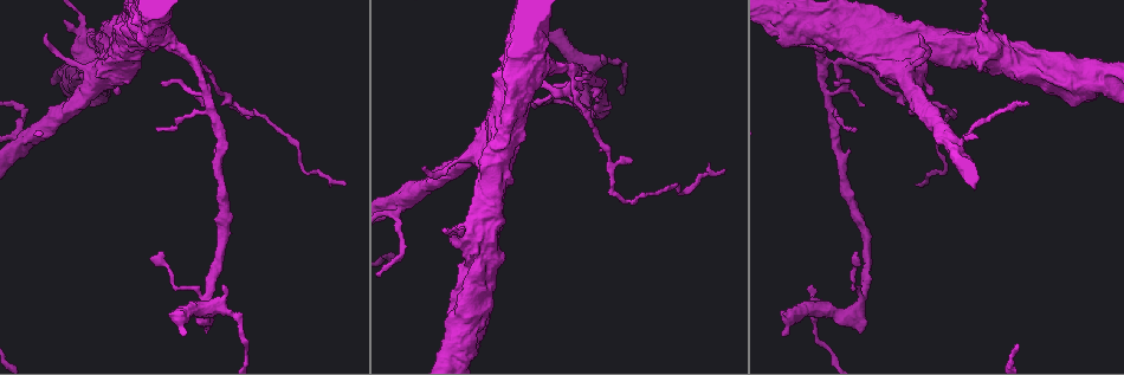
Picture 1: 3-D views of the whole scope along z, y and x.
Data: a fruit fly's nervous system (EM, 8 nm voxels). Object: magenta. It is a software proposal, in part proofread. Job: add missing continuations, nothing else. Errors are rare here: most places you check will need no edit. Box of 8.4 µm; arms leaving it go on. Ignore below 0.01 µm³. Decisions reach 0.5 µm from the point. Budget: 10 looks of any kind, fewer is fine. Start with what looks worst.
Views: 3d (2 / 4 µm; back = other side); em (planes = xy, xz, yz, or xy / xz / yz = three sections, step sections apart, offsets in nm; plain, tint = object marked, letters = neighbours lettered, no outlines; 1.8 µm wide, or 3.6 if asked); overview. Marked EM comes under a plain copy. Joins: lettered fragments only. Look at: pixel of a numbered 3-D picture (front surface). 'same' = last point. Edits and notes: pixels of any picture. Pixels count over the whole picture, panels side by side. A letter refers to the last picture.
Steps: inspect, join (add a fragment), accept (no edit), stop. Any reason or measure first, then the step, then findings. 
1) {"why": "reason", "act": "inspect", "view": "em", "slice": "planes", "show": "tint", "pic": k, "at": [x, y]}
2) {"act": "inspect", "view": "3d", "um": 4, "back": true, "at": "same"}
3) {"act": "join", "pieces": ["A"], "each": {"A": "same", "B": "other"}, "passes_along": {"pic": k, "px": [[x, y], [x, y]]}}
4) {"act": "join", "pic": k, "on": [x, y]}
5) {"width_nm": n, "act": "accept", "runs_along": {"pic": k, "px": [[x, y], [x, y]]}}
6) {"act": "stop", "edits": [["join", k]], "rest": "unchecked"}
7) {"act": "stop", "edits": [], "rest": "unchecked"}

{"why": "an open end", "act": "inspect", "view": "3d", "um": 2, "pic": 1, "at": [186, 333]}

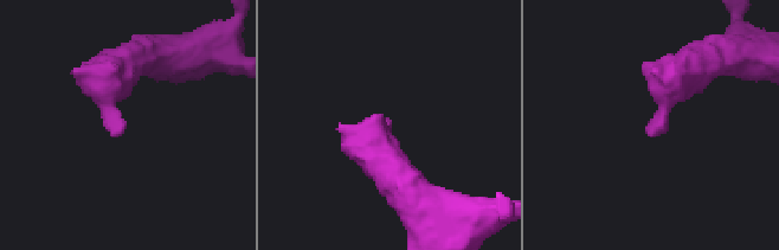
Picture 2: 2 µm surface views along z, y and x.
{"act": "inspect", "view": "em", "slice": "xy", "step": 16, "show": "tint", "pic": 2, "at": [650, 123]}

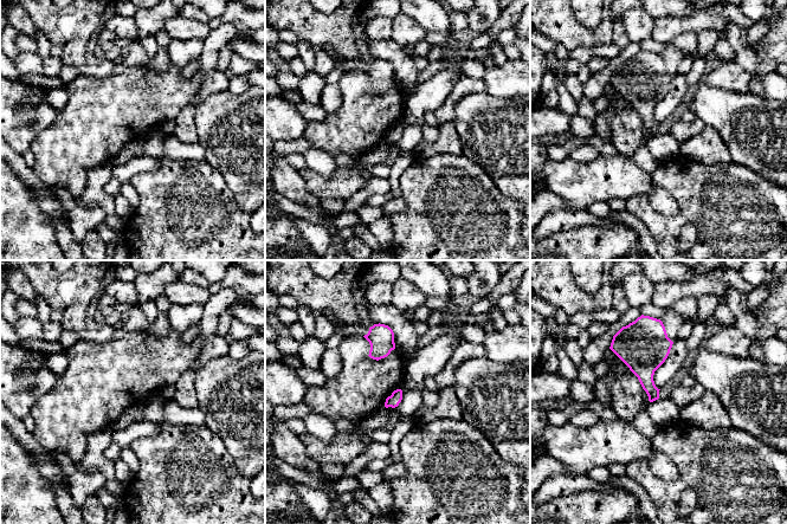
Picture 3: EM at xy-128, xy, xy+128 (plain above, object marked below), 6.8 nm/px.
{"act": "inspect", "view": "em", "slice": "planes", "show": "letters", "at": "same"}

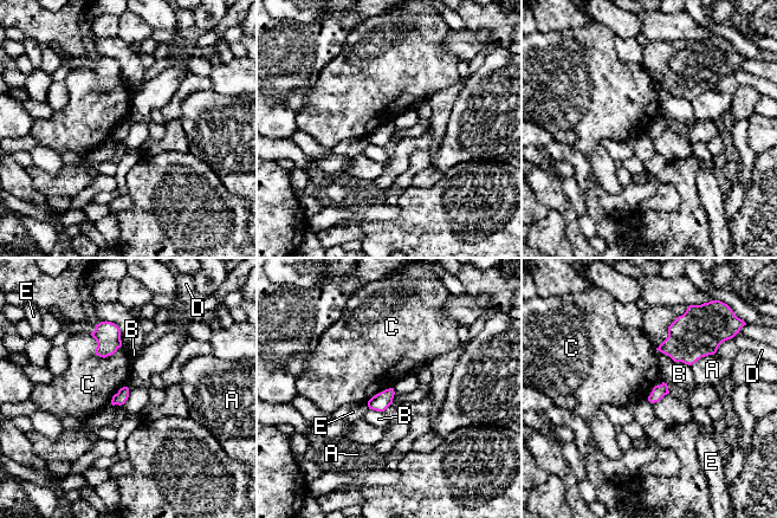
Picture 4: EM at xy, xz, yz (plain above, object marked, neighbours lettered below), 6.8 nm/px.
{"act": "accept", "each": {"A": "other", "B": "other", "C": "other", "D": "other", "E": "other"}, "border": {"pic": 4, "px": [[89, 334], [99, 356], [122, 345]]}, "found": "no lettered fragment goes on from it"}

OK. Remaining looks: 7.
{"why": "three arms meet", "act": "inspect", "view": "3d", "um": 4, "pic": 1, "at": [836, 78]}

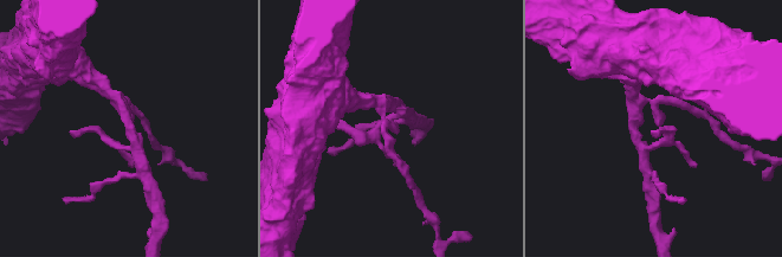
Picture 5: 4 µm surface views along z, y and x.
{"act": "inspect", "view": "em", "slice": "xy", "step": 4, "show": "letters", "pic": 5, "at": [658, 123]}

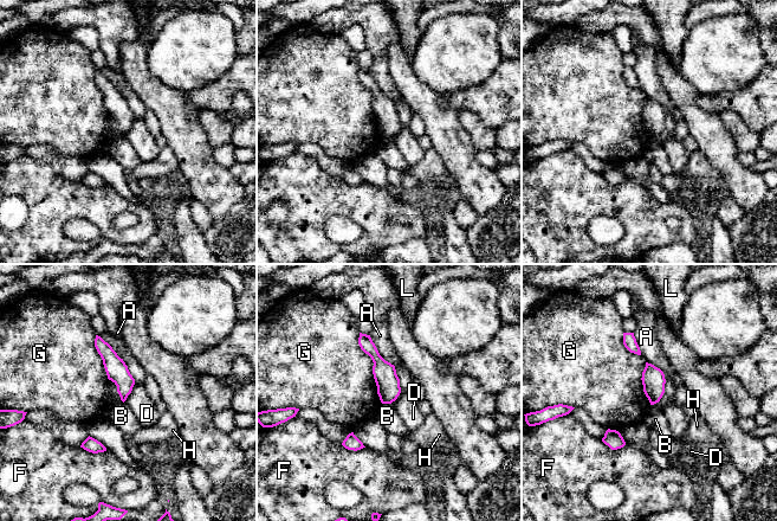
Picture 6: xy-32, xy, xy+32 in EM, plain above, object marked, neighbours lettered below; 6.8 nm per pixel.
{"act": "accept", "each": {"A": "other", "B": "other", "D": "other", "F": "other", "G": "other", "H": "other", "L": "other"}, "border": {"pic": 6, "px": [[135, 383], [131, 392], [123, 401]]}, "found": "no lettered fragment goes on from it"}

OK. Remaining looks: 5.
{"why": "branch stops here", "act": "inspect", "view": "3d", "um": 4, "back": true, "pic": 1, "at": [425, 168]}

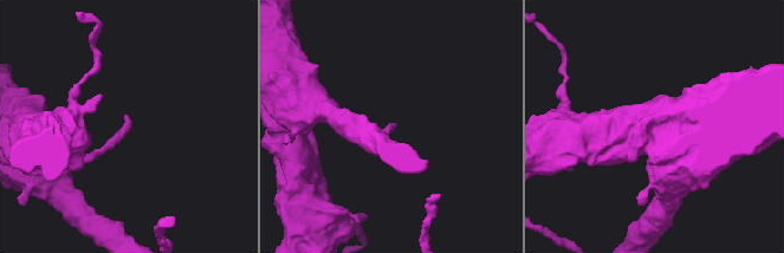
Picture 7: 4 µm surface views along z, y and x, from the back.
{"why": "shape alone is not enough", "act": "inspect", "view": "em", "slice": "yz", "step": 4, "show": "letters", "pic": 7, "at": [390, 125]}

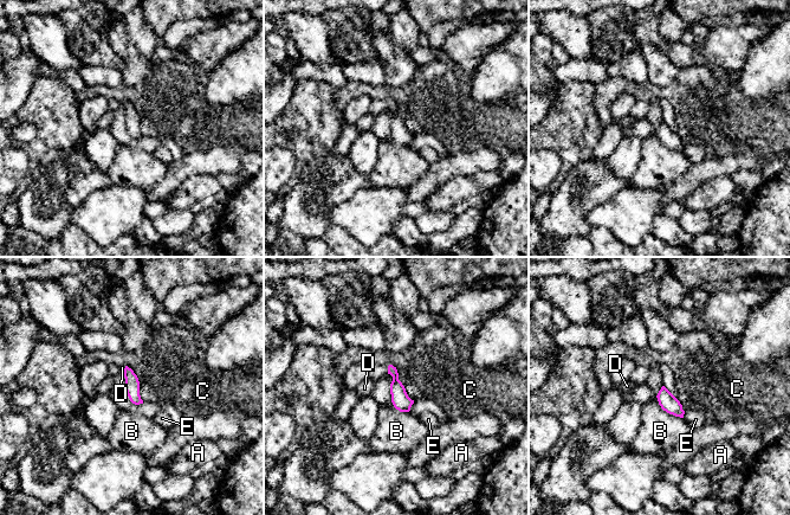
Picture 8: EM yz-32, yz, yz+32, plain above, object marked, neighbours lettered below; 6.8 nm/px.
{"act": "inspect", "view": "em", "slice": "planes", "show": "letters", "at": "same"}

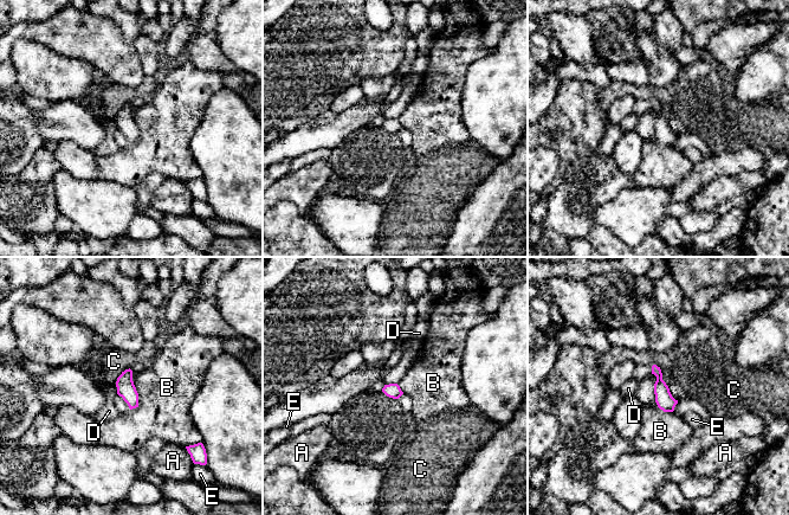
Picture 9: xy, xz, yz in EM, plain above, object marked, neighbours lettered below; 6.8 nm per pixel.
{"longest_contact_nm": ["B", 240], "act": "accept", "each": {"A": "other", "B": "other", "C": "other", "D": "other", "E": "other"}, "border": {"pic": 9, "px": [[131, 375], [137, 405], [130, 410]]}, "found": "none of them fits"}

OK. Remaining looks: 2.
{"act": "inspect", "view": "em", "slice": "planes", "show": "letters", "pic": 1, "at": [25, 145]}

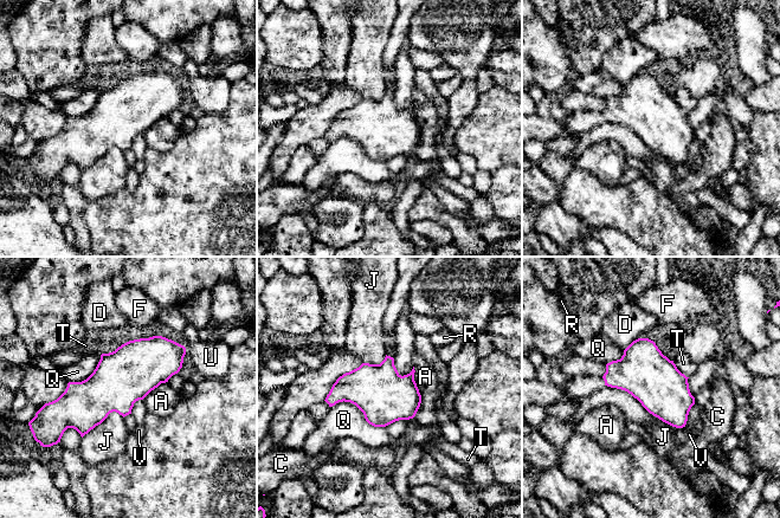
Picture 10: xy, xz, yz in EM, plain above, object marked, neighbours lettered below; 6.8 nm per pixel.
{"width_nm": 360, "act": "accept", "each": {"A": "other", "C": "other", "D": "other", "F": "other", "J": "other", "Q": "other", "R": "other", "T": "other", "U": "other", "V": "other"}, "runs_along": {"pic": 10, "px": [[182, 350], [82, 407], [56, 407]]}, "found": "none of them fits"}

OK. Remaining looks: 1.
{"act": "stop", "edits": [], "rest": "unchecked"}

